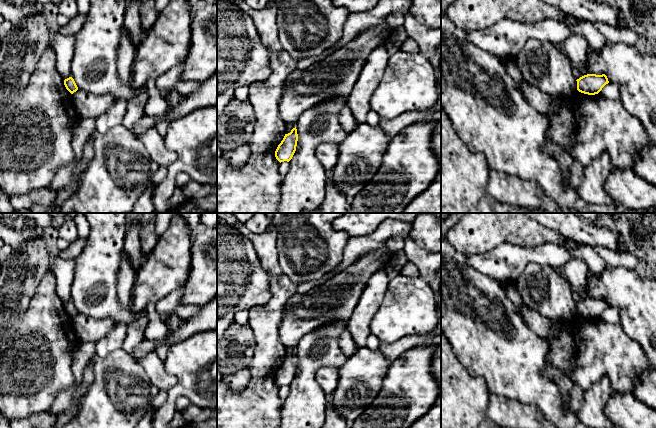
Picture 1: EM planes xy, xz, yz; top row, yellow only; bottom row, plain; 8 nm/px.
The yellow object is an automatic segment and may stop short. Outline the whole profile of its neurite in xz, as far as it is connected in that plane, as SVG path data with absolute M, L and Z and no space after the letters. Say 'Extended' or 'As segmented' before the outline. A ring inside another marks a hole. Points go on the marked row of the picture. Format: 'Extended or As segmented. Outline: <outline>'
As segmented. Outline: M295 127L291 130L290 133L285 134L283 140L275 151L275 157L280 163L284 161L289 162L292 159L296 151L297 141L298 134Z

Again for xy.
As segmented. Outline: M72 77L65 79L64 85L71 94L73 94L74 92L76 92L78 90L78 87Z

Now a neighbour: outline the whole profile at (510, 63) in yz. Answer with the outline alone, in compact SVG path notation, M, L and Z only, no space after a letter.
M503 56L500 57L507 74L514 81L515 86L521 91L520 86L522 83L526 82L523 78L521 71L517 65L516 57Z

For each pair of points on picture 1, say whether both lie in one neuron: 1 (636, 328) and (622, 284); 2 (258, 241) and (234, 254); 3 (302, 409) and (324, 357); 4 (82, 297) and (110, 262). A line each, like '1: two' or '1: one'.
1: one
2: two
3: one
4: one

